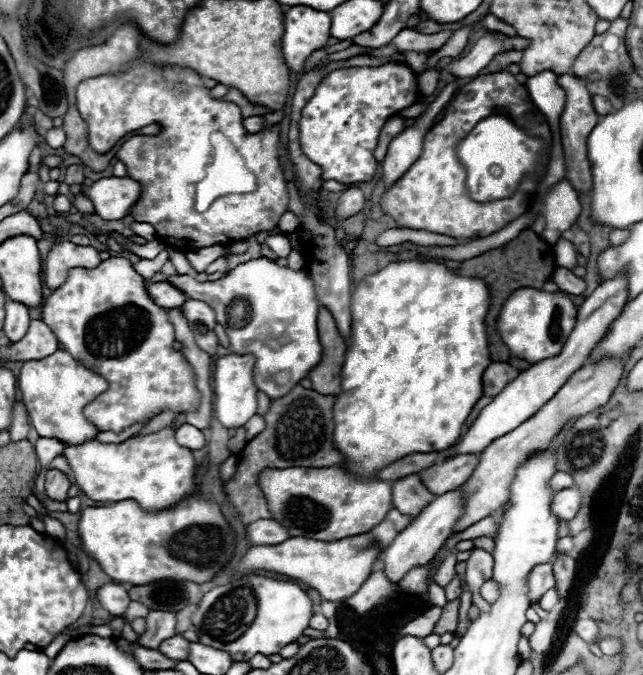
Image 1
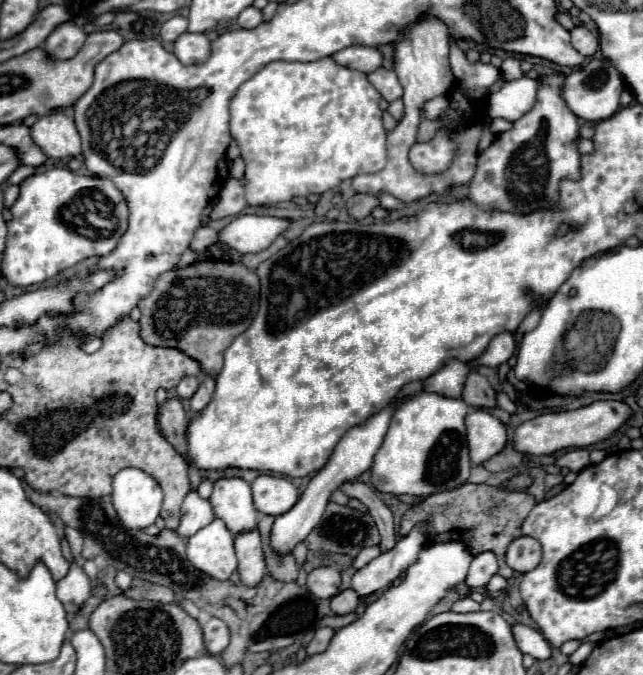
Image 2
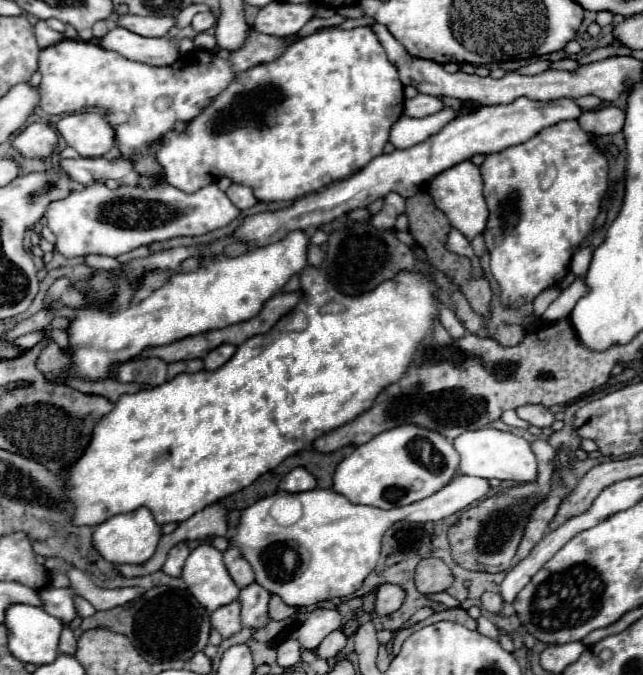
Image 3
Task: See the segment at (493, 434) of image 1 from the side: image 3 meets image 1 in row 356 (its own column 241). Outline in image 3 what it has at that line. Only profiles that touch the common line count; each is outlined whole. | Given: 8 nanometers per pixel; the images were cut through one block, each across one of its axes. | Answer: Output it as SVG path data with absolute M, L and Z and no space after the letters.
M228 546L226 552L224 552L224 564L232 576L232 580L244 588L248 584L254 582L254 570L252 566L246 562L246 558L242 558L242 552L236 548L236 546Z

